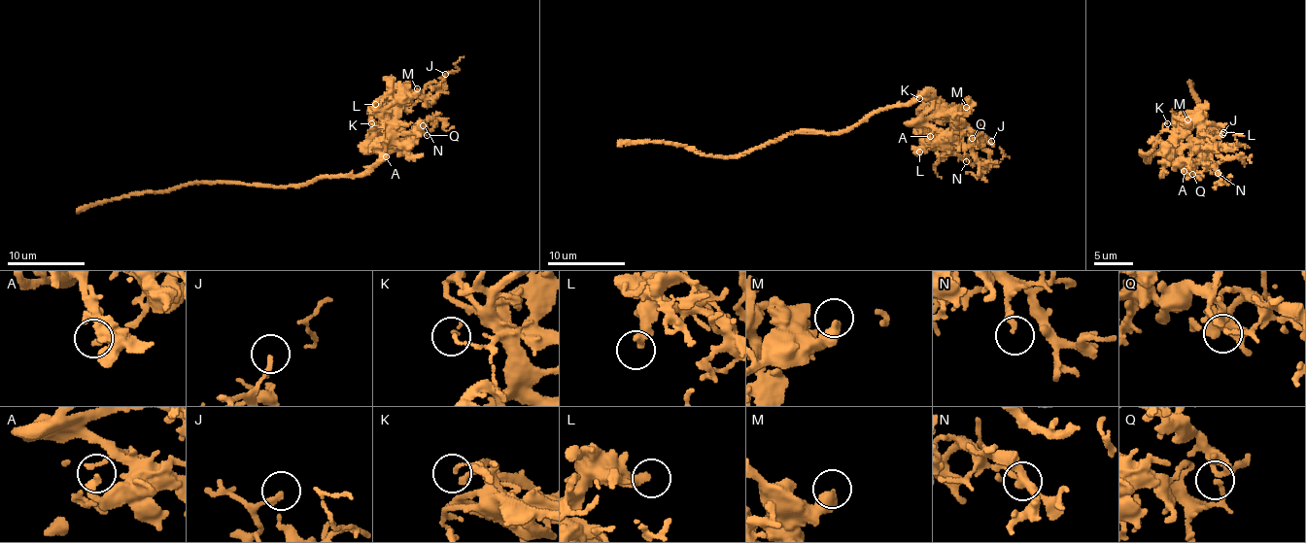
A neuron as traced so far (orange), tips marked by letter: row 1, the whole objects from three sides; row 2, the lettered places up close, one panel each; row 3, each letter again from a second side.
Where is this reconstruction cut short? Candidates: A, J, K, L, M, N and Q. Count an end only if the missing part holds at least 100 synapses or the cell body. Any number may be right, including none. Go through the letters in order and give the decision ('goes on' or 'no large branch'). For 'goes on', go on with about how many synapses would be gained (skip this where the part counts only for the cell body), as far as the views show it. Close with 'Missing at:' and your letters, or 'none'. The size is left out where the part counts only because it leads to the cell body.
A: no large branch
J: no large branch
K: no large branch
L: no large branch
M: no large branch
N: no large branch
Q: no large branch
Missing at: none

